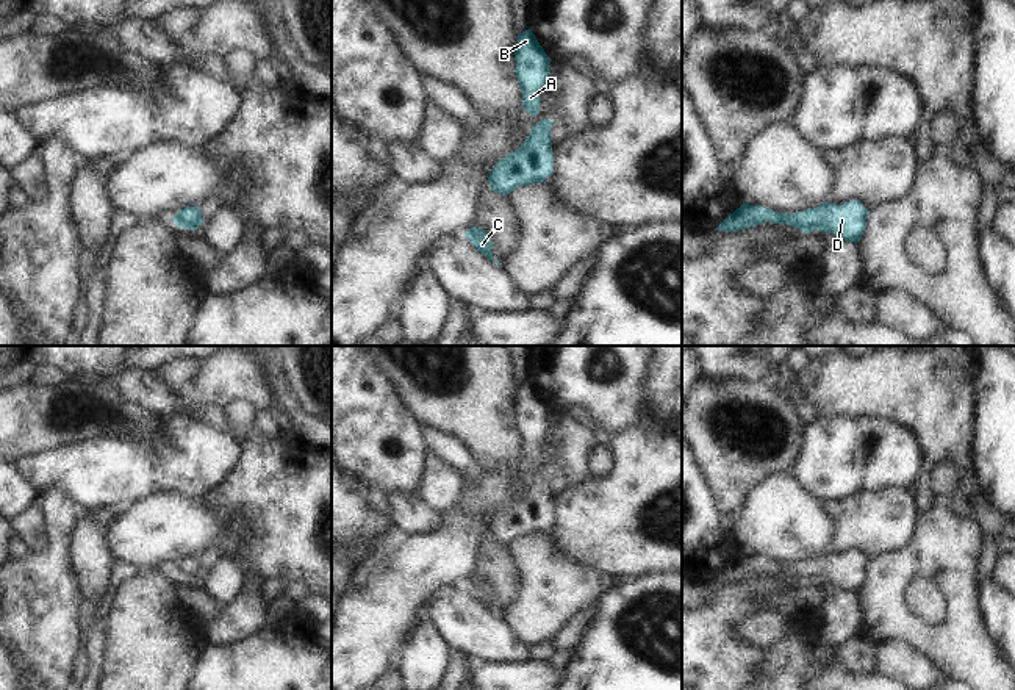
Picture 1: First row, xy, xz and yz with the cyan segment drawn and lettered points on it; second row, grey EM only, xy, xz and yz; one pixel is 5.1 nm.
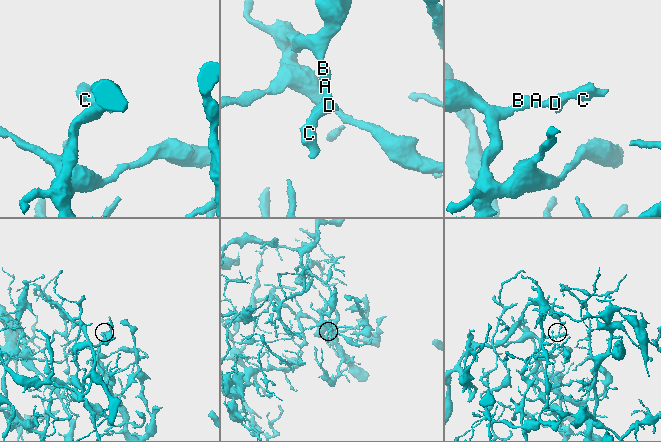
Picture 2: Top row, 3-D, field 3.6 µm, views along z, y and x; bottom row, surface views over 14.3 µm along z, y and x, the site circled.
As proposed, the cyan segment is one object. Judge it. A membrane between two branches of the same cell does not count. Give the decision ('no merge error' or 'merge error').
no merge error

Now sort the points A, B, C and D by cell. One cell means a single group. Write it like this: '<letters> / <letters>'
A B C D

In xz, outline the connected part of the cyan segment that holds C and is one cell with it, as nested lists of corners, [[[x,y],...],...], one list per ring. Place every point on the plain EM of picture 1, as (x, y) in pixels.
[[[472,576],[463,587],[469,590],[472,596],[488,610],[500,616],[500,613],[493,609],[493,591],[483,579],[477,579]]]

